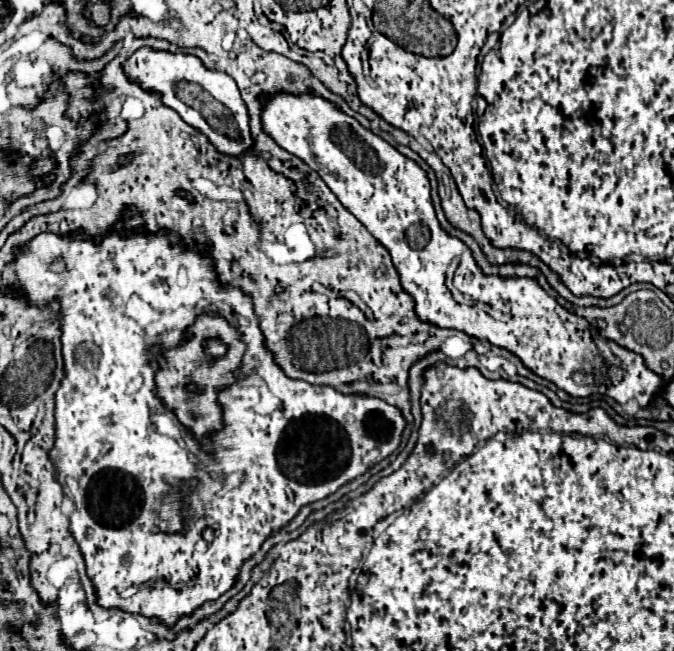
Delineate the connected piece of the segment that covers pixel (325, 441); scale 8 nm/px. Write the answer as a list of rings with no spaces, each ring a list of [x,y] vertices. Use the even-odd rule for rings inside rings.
[[[166,230],[148,236],[134,232],[126,238],[110,232],[100,244],[94,244],[94,240],[90,240],[84,232],[80,232],[76,238],[46,232],[18,250],[14,270],[14,284],[24,290],[30,302],[42,306],[52,298],[60,298],[62,304],[62,356],[66,374],[56,392],[56,444],[52,448],[52,460],[60,472],[58,480],[64,486],[66,498],[74,500],[76,504],[76,510],[70,516],[70,532],[80,544],[80,550],[86,558],[88,576],[92,578],[98,592],[98,604],[104,608],[120,608],[126,612],[140,612],[144,616],[158,616],[166,624],[174,624],[180,614],[190,614],[206,600],[216,600],[220,594],[230,590],[242,562],[260,548],[264,538],[286,526],[304,504],[330,496],[342,484],[354,480],[370,466],[390,456],[400,444],[406,424],[398,408],[378,398],[368,398],[362,394],[344,396],[334,388],[324,386],[324,406],[332,408],[318,408],[318,430],[316,436],[310,438],[312,442],[308,446],[308,462],[304,466],[284,468],[292,466],[294,458],[300,456],[294,456],[292,448],[272,446],[278,440],[288,438],[284,436],[284,406],[292,402],[296,404],[296,398],[284,398],[284,394],[292,392],[294,388],[284,386],[284,372],[274,364],[272,354],[264,346],[264,336],[258,328],[252,300],[240,288],[226,286],[222,290],[216,280],[212,260],[208,256],[200,256],[196,248],[184,250],[182,246],[172,246],[168,242]],[[54,260],[64,260],[66,270],[60,274],[50,272],[50,264]],[[132,296],[138,296],[142,302],[158,312],[158,318],[148,324],[148,332],[144,332],[134,318],[126,316],[126,304]],[[206,312],[222,314],[228,324],[240,332],[240,338],[246,344],[242,360],[246,362],[246,366],[262,366],[264,384],[278,406],[272,414],[258,412],[262,392],[256,386],[238,388],[236,384],[232,384],[220,390],[218,404],[222,406],[224,428],[211,434],[211,443],[200,445],[188,428],[182,428],[182,436],[189,449],[202,459],[202,466],[199,467],[188,460],[186,450],[172,436],[156,432],[156,424],[152,418],[156,414],[174,416],[172,412],[168,412],[168,408],[164,408],[164,404],[160,404],[160,398],[156,396],[156,360],[160,360],[166,350],[176,348],[184,340],[188,340],[188,328],[196,322],[200,314]],[[94,344],[100,350],[96,368]],[[229,469],[244,470],[240,484],[230,488],[224,496],[218,496],[221,483],[213,479],[212,475]],[[194,478],[198,480],[198,486],[190,496],[182,498],[182,518],[188,532],[160,532],[156,524],[156,504],[164,494],[178,490],[178,486],[172,482],[186,482]],[[200,516],[210,516],[214,526],[204,526],[204,530],[198,532],[194,528],[194,520]],[[198,540],[206,544],[206,552],[196,552]]]

